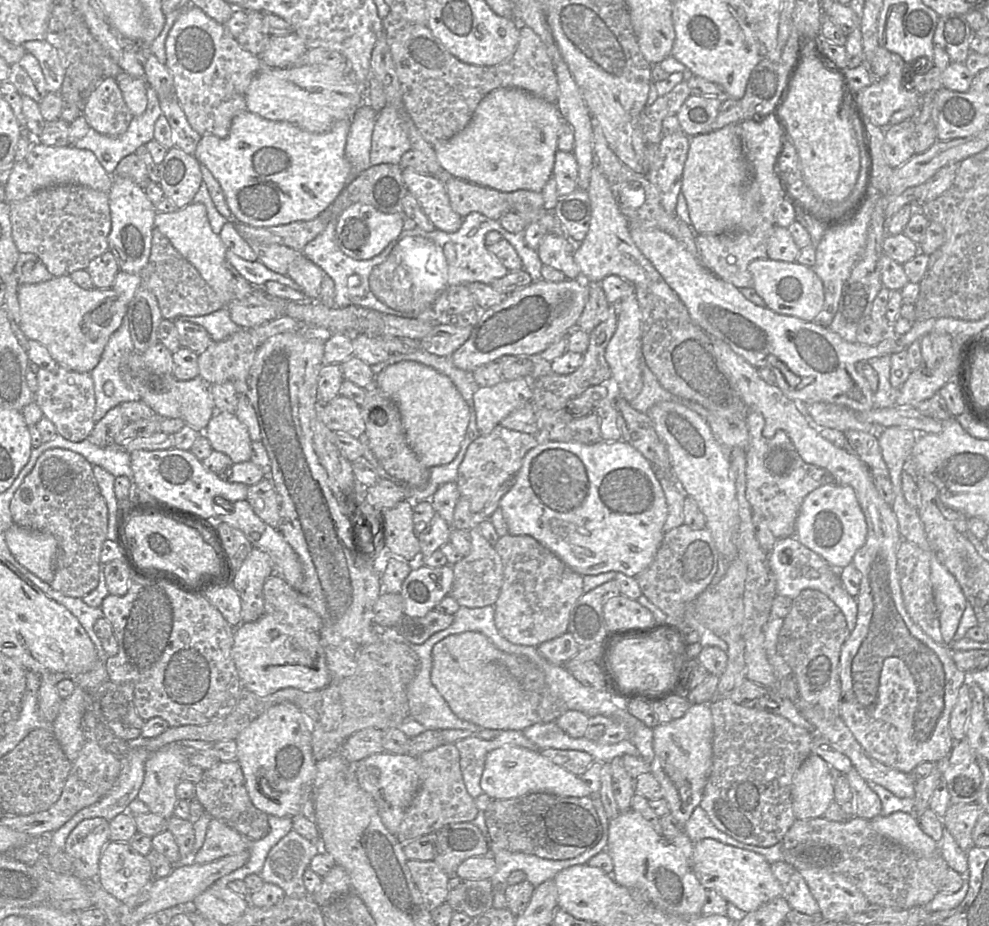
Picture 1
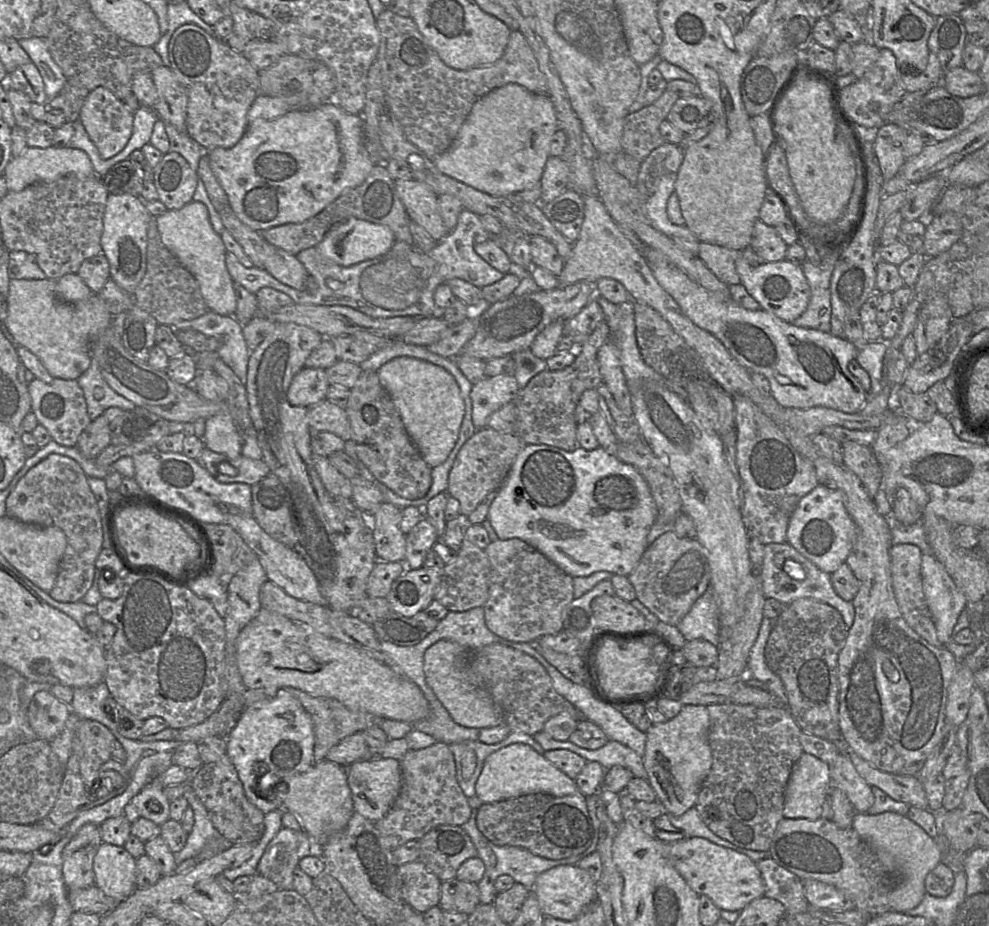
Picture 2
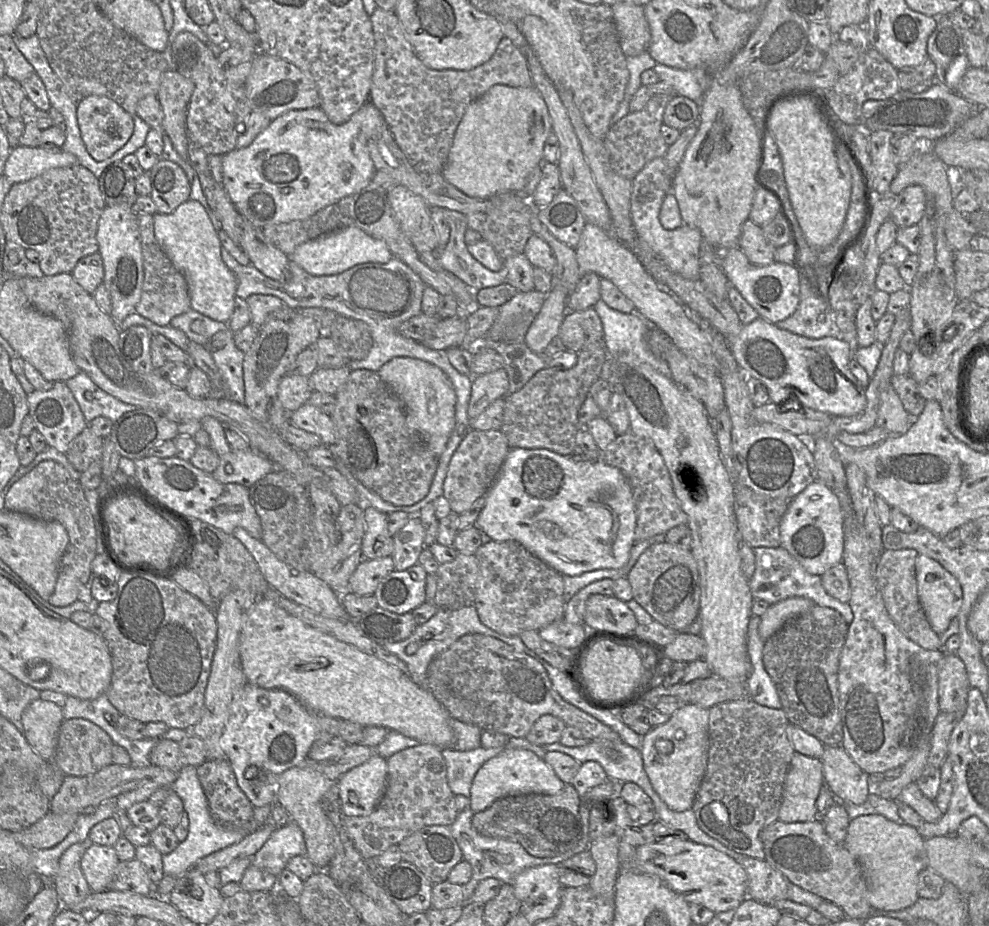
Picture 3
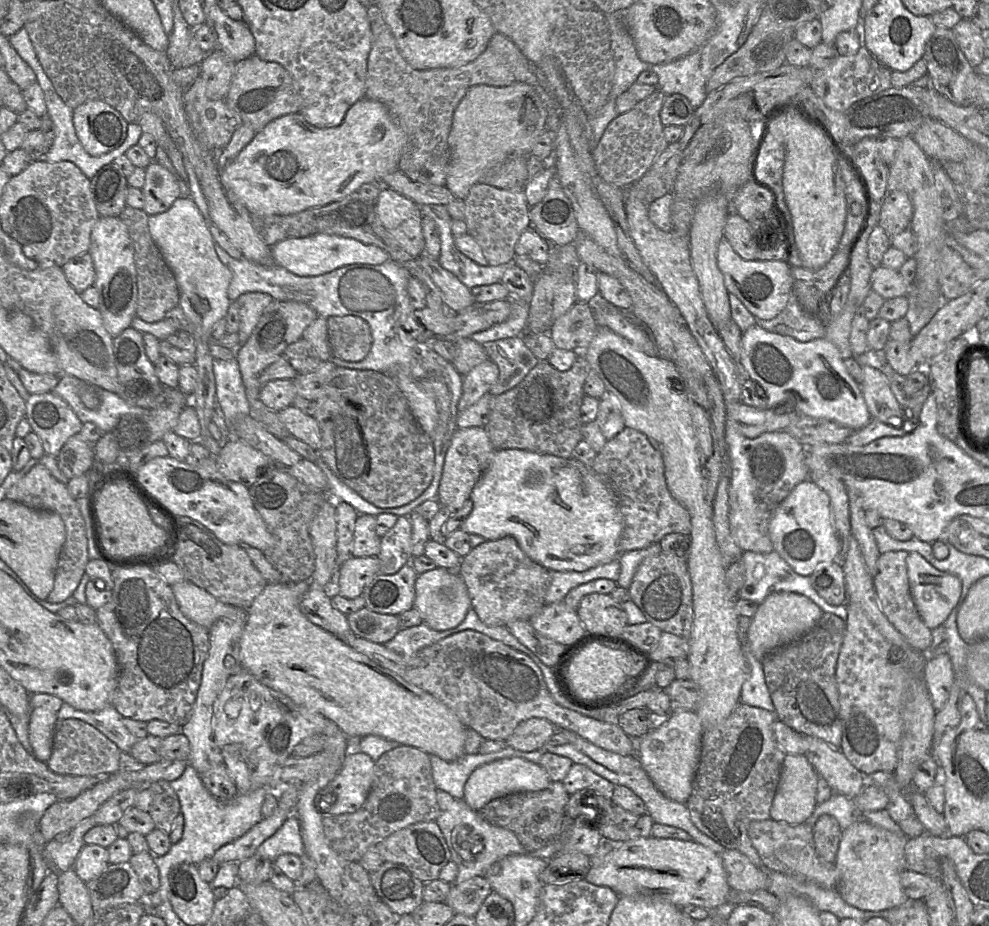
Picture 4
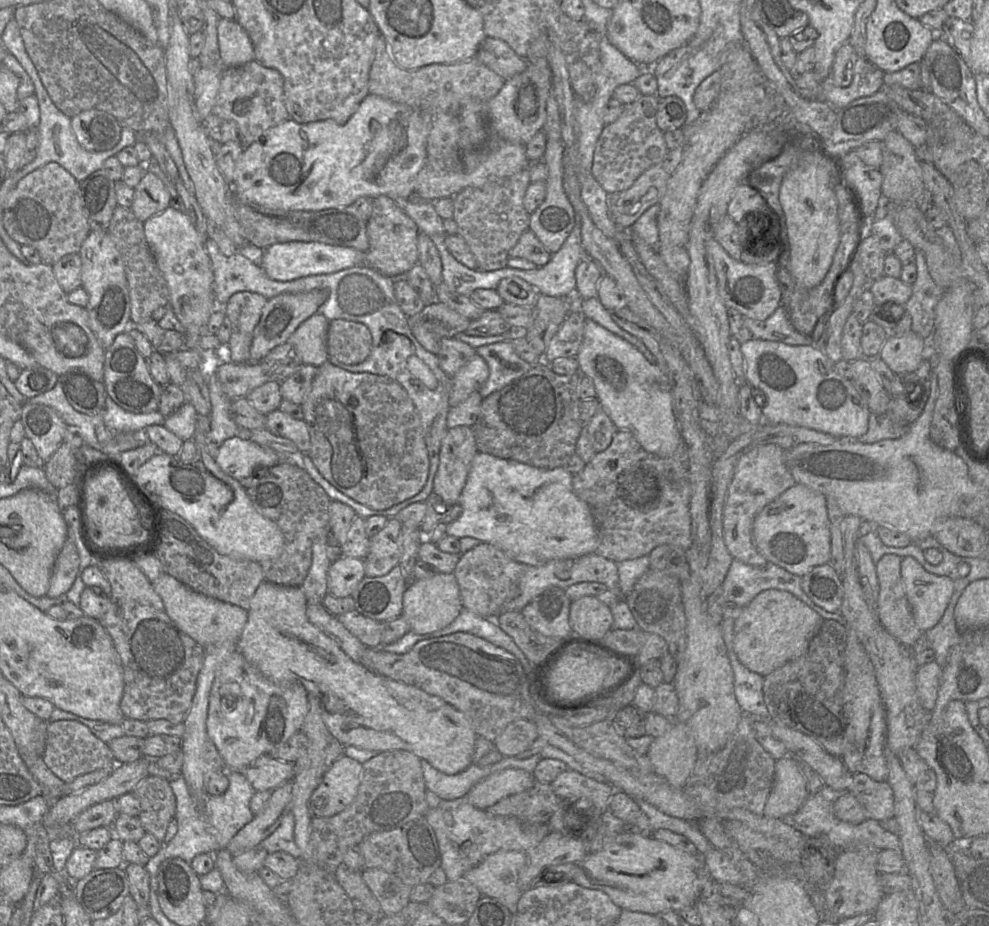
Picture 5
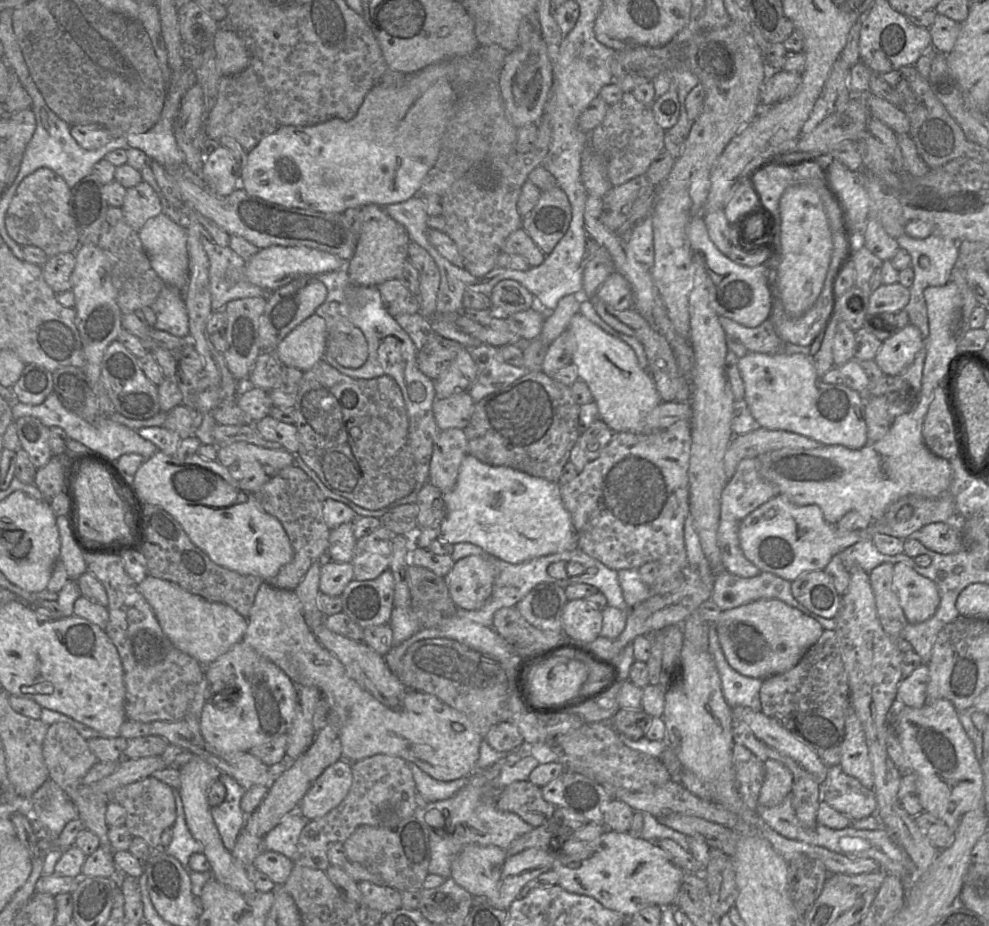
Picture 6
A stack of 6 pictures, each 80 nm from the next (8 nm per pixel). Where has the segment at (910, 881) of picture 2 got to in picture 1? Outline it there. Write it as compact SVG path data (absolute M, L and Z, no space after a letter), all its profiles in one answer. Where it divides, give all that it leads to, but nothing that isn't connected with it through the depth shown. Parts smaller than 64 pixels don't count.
M894 812L888 816L878 815L871 819L871 827L881 836L899 844L905 849L921 857L931 857L939 852L938 844L920 828L918 820L913 814Z

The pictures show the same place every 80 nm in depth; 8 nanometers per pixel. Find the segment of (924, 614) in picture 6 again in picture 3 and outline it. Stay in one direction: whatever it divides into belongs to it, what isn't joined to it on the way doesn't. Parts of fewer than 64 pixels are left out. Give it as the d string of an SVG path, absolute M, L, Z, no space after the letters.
M925 555L916 557L915 569L920 604L932 630L939 636L961 608L962 587L941 564Z

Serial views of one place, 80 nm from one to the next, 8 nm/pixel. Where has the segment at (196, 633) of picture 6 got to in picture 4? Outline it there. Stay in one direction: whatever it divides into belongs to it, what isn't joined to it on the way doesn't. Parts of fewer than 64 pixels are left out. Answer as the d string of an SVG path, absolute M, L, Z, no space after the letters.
M189 581L171 585L181 612L191 621L210 629L230 612L240 609L225 604Z

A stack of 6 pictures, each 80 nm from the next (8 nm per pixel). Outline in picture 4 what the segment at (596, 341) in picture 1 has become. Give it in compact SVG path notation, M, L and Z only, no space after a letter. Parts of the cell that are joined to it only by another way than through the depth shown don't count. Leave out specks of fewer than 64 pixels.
M580 353L568 371L559 371L548 361L539 361L518 385L492 396L492 408L483 428L495 450L519 449L561 458L572 457L582 439L580 407L585 397L583 387L592 373L589 362Z

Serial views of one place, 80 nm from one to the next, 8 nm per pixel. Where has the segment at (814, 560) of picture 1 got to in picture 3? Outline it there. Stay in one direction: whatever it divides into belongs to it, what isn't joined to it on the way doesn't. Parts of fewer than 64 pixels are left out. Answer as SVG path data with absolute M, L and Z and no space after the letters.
M782 546L754 548L755 571L749 580L749 586L753 598L761 599L769 604L774 604L783 599L802 596L812 600L815 604L833 608L838 611L850 624L853 620L853 612L848 602L841 602L824 589L820 575L810 574L801 564Z

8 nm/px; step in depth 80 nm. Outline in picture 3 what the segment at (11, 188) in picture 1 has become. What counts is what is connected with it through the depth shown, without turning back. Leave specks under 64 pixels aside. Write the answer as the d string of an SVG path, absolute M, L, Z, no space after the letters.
M17 146L10 151L3 175L15 184L33 179L52 168L73 165L79 165L77 157L62 149Z

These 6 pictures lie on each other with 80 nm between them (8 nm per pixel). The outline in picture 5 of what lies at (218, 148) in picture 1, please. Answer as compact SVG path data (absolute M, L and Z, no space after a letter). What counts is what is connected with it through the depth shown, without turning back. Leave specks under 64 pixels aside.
M369 93L348 121L343 124L339 124L333 119L311 123L298 123L292 119L286 119L267 130L257 141L248 147L244 147L235 166L232 188L236 199L267 214L342 208L354 204L360 197L375 199L380 195L389 196L396 201L409 200L415 194L414 183L416 176L426 161L428 135L428 126L418 109Z

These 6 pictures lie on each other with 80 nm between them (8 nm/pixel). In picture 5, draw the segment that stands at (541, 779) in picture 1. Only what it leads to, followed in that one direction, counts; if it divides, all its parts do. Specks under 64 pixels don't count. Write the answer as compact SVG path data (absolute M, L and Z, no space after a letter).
M509 768L495 772L476 783L468 791L466 798L472 806L487 809L507 796L530 789L535 782L532 773Z

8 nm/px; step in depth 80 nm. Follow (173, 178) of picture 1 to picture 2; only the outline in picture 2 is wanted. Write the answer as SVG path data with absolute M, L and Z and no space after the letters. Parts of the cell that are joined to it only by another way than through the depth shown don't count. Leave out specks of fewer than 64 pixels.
M167 152L154 168L153 183L167 210L178 210L193 201L198 174L177 152Z

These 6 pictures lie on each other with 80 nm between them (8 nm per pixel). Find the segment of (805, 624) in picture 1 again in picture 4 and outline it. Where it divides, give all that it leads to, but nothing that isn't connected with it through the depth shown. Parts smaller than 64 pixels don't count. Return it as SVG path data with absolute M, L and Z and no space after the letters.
M823 612L810 631L771 651L762 660L777 719L797 732L821 739L837 749L842 745L842 718L836 669L845 636L846 621L834 613Z

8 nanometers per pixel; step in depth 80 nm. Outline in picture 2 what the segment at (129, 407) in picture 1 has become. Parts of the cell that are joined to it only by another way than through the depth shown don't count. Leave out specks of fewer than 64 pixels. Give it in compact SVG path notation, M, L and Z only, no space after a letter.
M117 407L105 410L97 419L93 420L80 434L76 447L81 455L95 460L109 445L113 433L129 411Z

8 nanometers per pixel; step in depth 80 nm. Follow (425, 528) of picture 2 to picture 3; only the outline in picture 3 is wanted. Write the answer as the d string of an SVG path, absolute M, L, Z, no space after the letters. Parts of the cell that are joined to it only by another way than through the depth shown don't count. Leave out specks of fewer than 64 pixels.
M411 518L393 536L394 551L392 559L394 571L404 571L418 564L418 558L425 548L425 530L419 518Z

